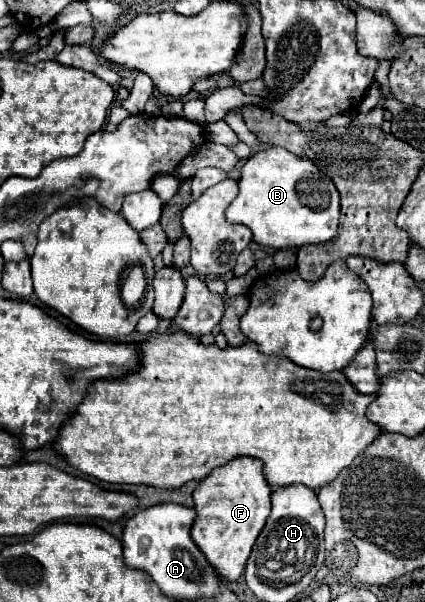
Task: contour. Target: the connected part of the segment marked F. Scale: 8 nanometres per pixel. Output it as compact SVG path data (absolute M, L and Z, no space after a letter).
M249 456L235 458L225 466L219 466L195 488L193 500L197 516L193 522L191 536L221 578L237 582L243 574L249 552L271 512L269 494L271 488L263 476L263 462Z

